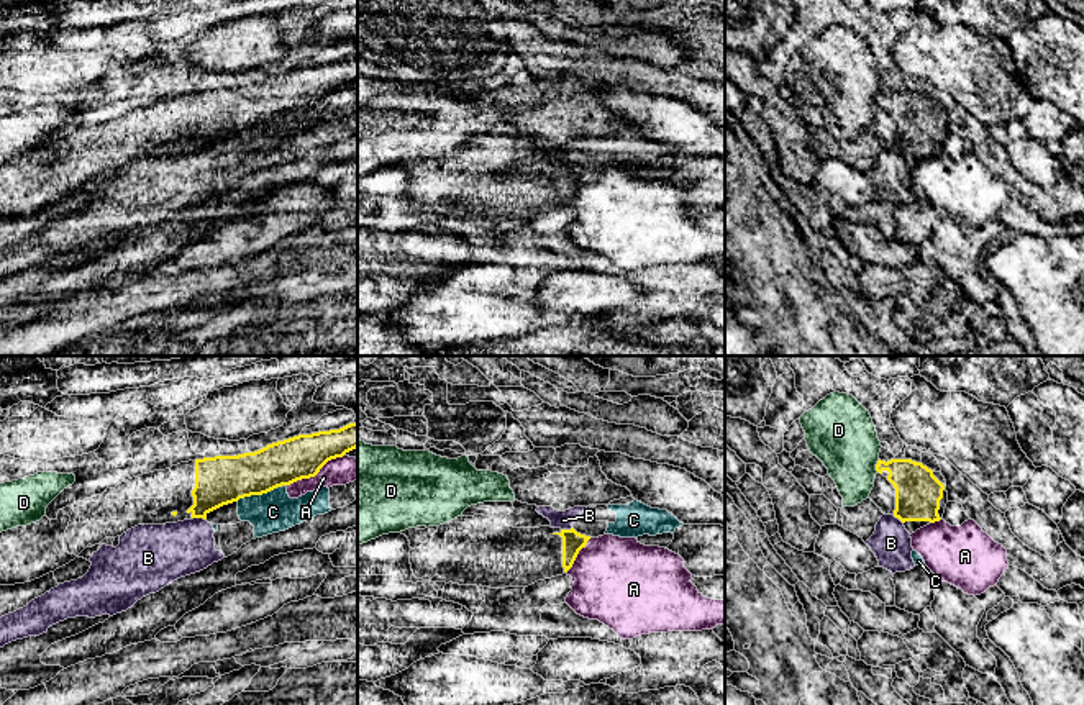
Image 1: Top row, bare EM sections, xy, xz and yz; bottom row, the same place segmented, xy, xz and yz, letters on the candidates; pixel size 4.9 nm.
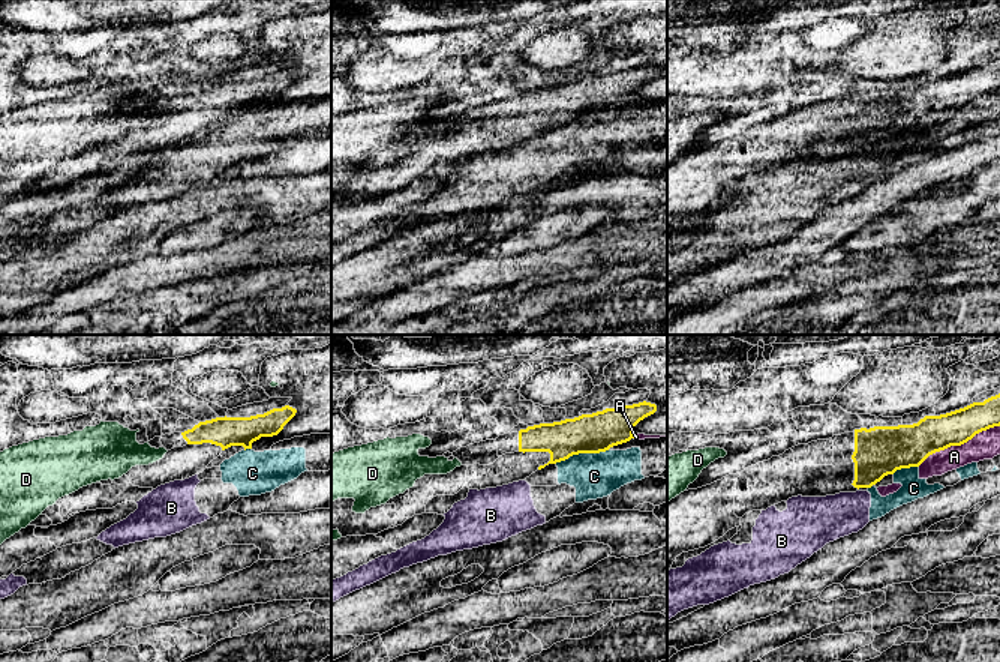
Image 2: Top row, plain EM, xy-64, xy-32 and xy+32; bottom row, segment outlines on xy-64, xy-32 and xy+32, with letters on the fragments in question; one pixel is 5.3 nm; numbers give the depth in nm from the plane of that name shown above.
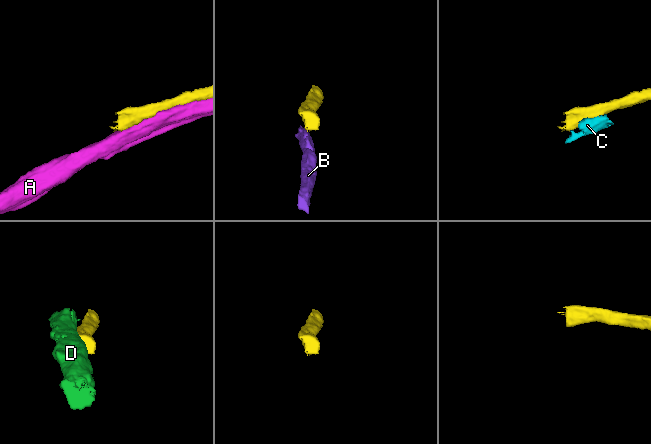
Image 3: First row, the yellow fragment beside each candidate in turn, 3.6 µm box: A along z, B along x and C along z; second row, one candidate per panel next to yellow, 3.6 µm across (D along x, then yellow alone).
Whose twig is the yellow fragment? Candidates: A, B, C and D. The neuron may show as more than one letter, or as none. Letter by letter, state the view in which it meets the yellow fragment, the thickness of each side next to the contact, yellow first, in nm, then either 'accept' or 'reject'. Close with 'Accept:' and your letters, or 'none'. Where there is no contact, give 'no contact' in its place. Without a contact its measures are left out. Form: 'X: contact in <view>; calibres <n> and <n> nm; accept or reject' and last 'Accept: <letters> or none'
A: contact in xy; calibres 220 and 140 nm; reject
B: contact in xy; calibres 240 and 280 nm; reject
C: contact in xy; calibres 240 and 200 nm; reject
D: contact in yz; calibres 220 and 340 nm; reject
Accept: none

